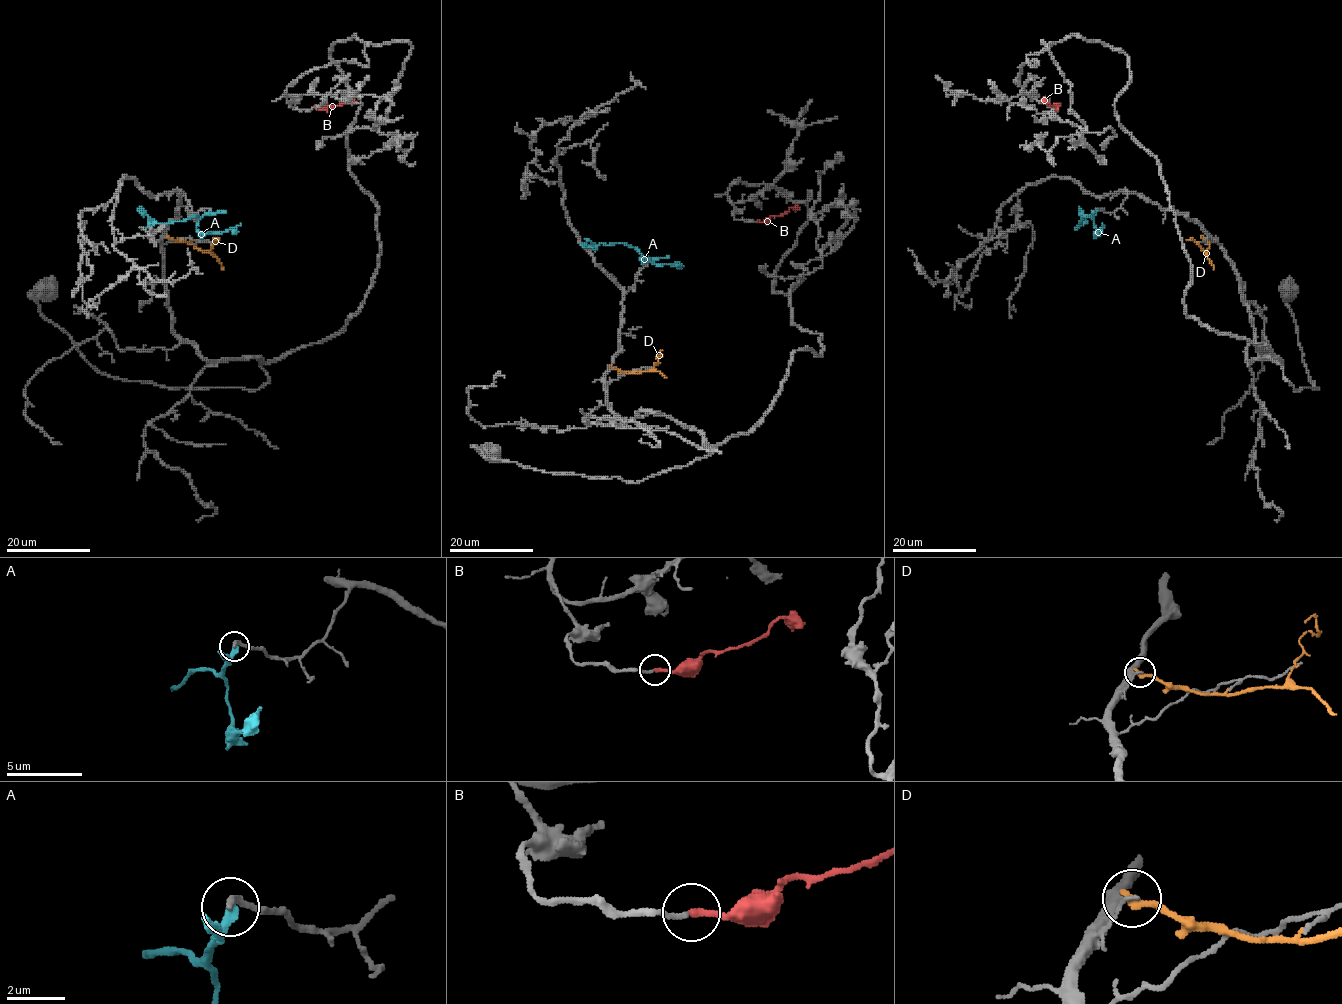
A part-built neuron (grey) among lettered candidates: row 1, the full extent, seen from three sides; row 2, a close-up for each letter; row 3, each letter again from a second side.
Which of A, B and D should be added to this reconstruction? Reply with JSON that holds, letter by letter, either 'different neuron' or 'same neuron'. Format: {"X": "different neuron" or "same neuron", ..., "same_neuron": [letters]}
{"A": "different neuron", "B": "same neuron", "D": "different neuron", "same_neuron": ["B"]}

